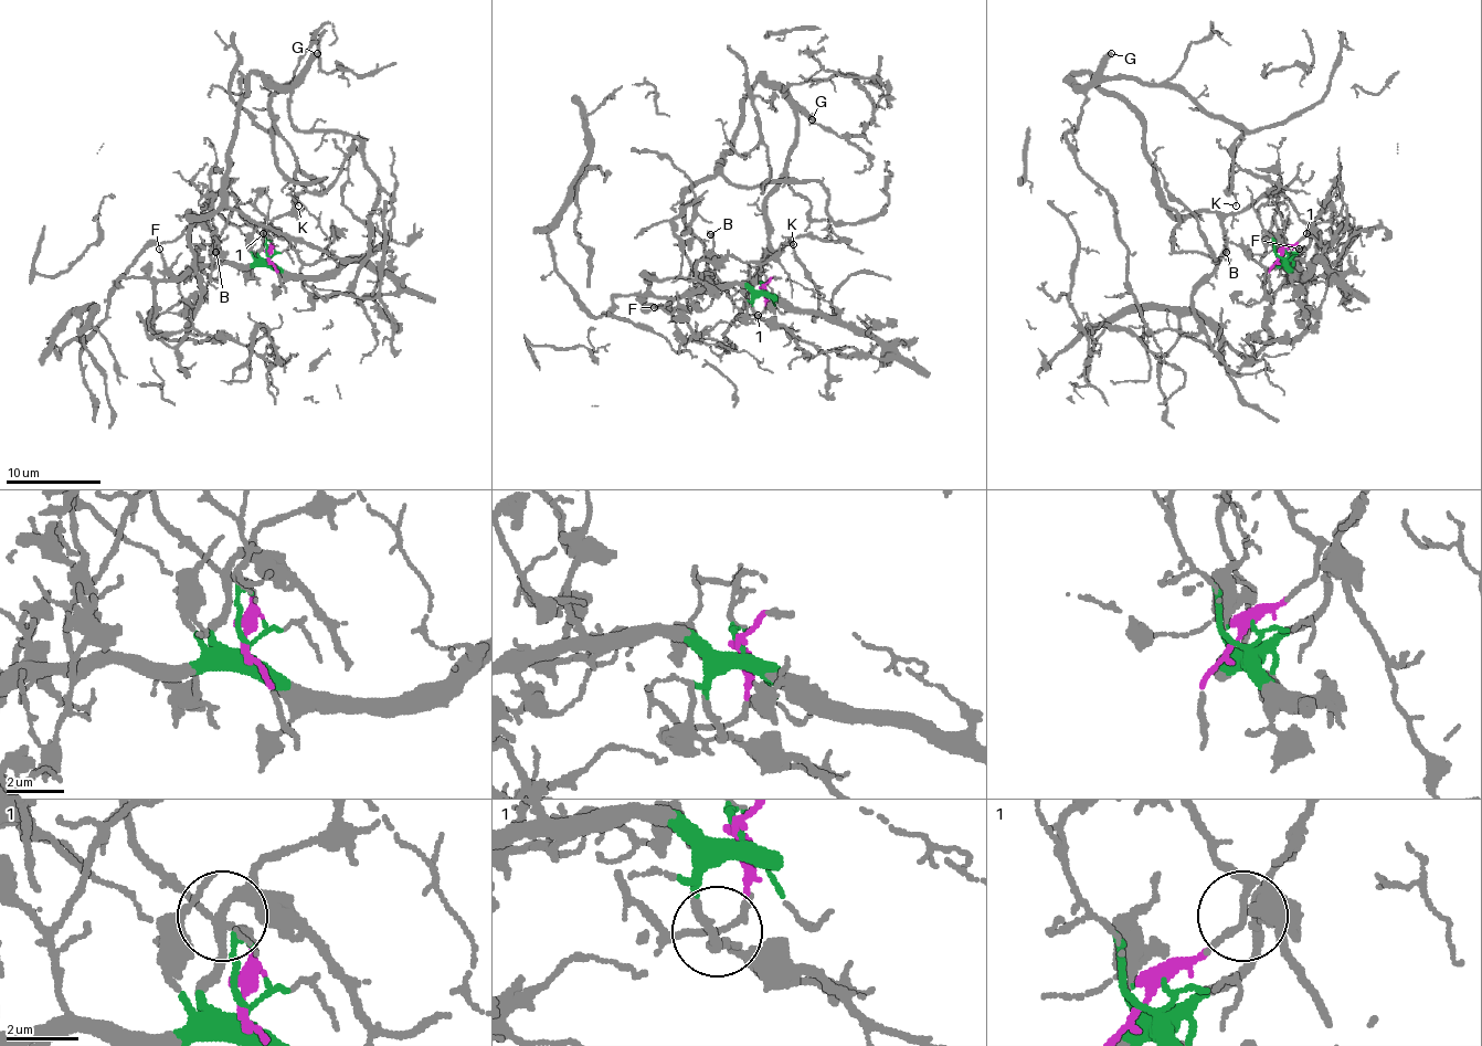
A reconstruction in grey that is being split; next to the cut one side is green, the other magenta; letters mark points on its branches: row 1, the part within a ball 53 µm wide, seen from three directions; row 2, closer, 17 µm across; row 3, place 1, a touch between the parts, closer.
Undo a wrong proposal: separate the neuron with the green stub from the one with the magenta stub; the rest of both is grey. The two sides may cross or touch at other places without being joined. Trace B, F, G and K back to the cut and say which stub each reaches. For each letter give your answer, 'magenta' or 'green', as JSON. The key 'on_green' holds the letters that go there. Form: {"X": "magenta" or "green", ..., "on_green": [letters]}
{"B": "green", "F": "green", "G": "magenta", "K": "magenta", "on_green": ["B", "F"]}

